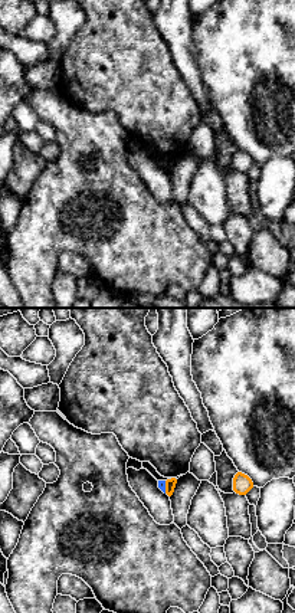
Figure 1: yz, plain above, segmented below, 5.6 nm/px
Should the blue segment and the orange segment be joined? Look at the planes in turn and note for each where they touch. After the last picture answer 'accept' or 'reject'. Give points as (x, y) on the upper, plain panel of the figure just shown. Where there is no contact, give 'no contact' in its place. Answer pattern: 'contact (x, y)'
contact (164, 164)

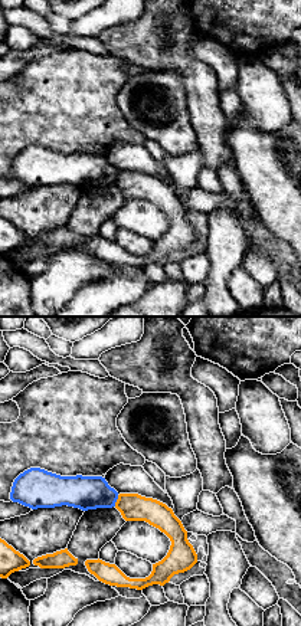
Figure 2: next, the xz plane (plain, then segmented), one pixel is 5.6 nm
contact (115, 179)

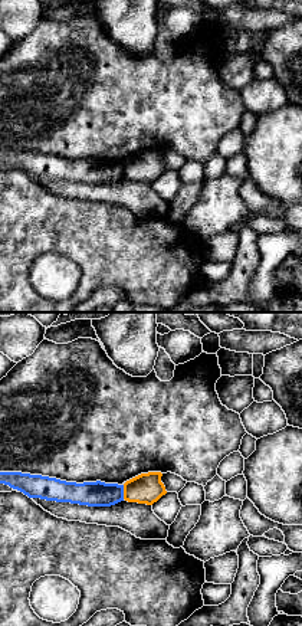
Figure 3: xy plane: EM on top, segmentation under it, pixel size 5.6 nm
contact (122, 170)

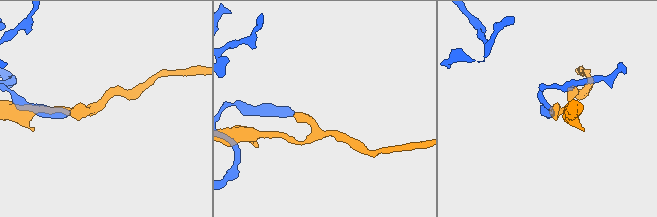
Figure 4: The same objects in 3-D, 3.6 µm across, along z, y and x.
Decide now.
reject

